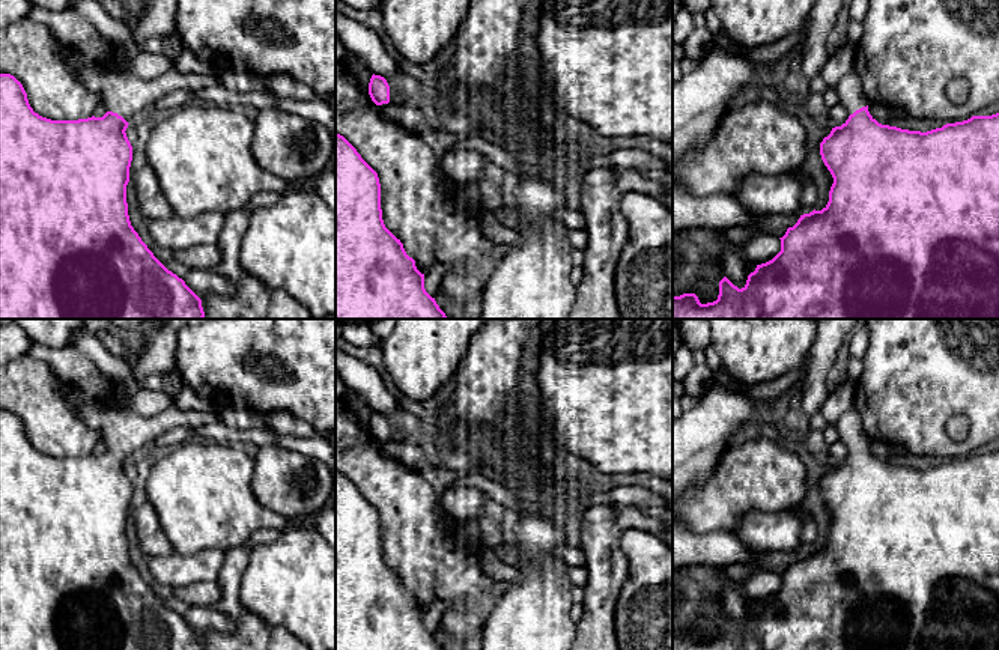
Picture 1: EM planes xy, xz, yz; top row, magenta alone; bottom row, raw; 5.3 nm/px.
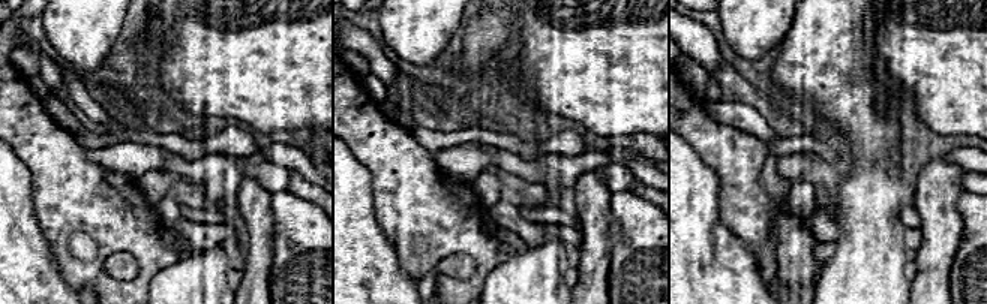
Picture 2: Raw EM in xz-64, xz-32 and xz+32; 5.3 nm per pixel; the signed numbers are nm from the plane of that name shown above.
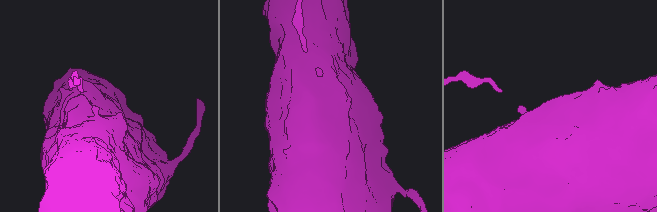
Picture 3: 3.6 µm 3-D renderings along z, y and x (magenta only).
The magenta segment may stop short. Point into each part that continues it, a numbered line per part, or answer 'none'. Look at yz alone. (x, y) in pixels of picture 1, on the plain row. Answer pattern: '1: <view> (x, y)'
1: yz (849, 426)

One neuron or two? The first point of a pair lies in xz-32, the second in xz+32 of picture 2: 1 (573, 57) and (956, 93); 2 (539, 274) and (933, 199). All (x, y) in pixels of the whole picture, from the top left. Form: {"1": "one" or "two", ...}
{"1": "one", "2": "two"}

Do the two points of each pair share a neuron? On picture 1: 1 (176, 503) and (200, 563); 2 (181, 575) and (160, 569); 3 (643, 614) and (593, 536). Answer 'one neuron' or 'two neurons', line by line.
1: two neurons
2: one neuron
3: two neurons

